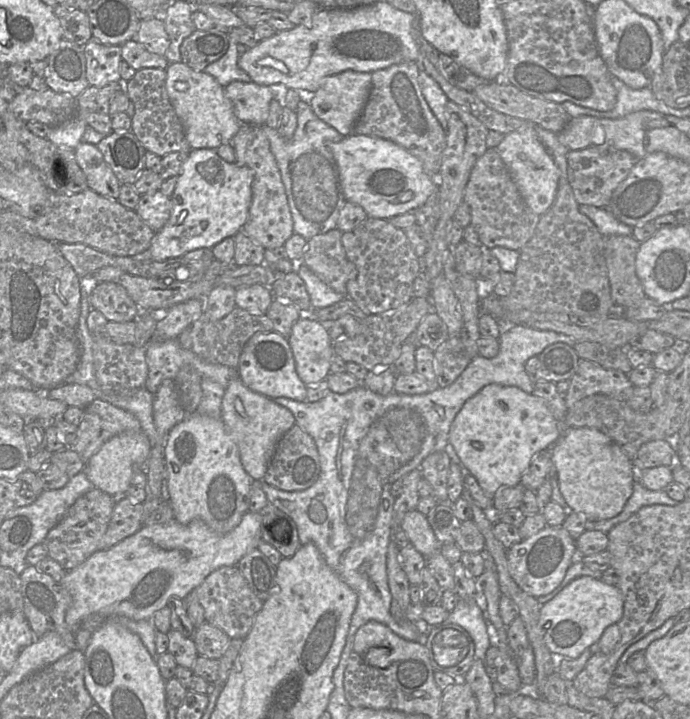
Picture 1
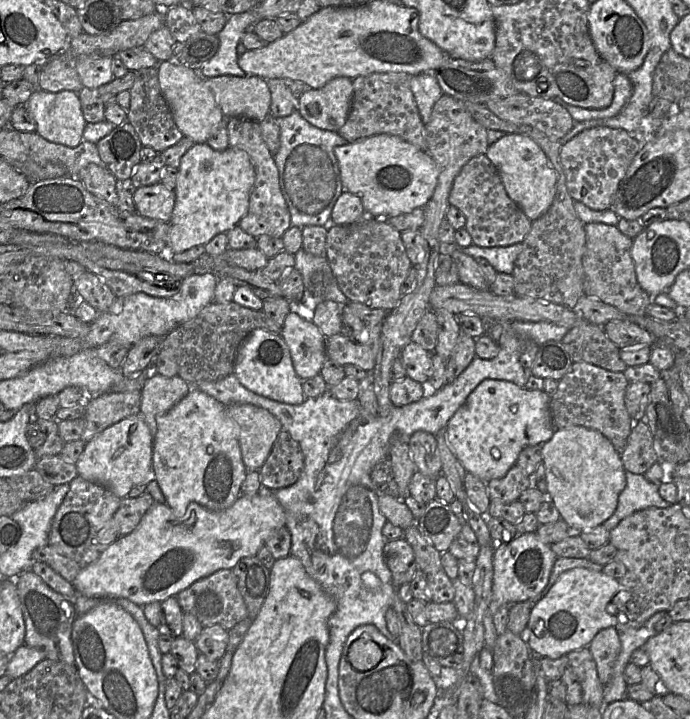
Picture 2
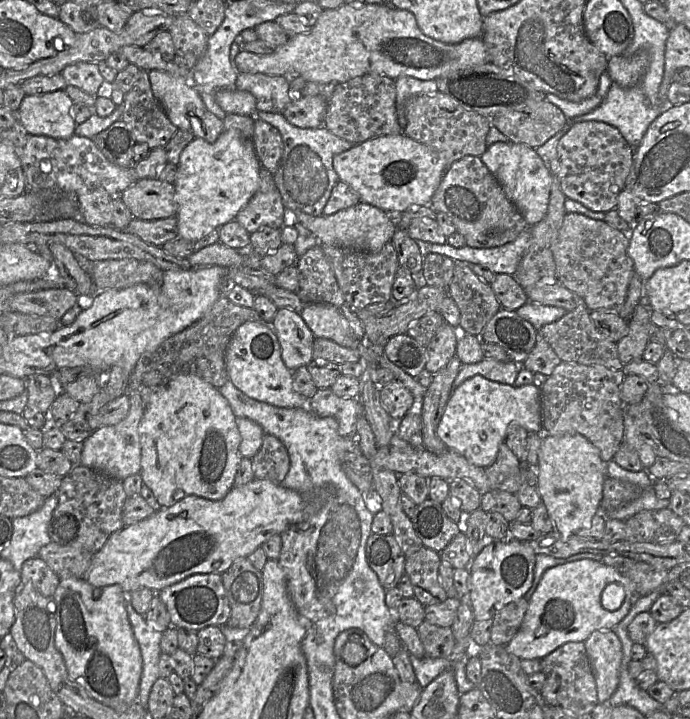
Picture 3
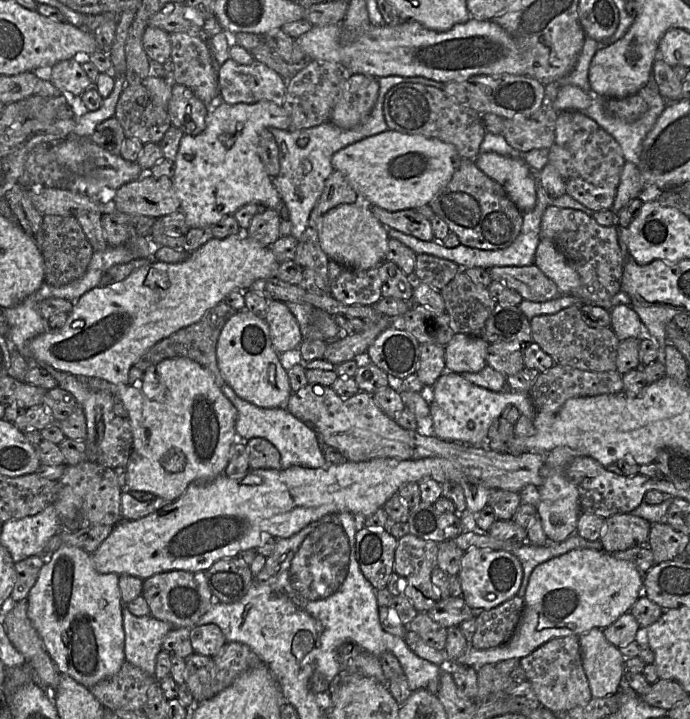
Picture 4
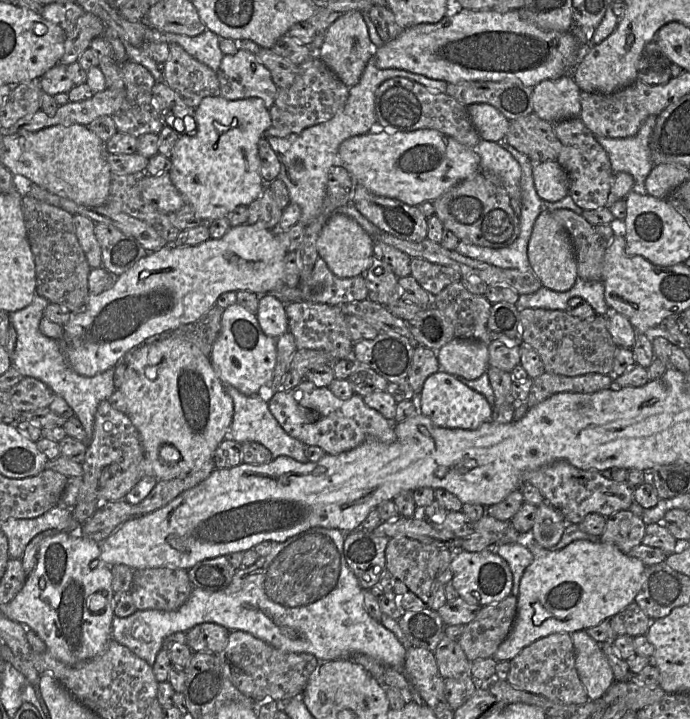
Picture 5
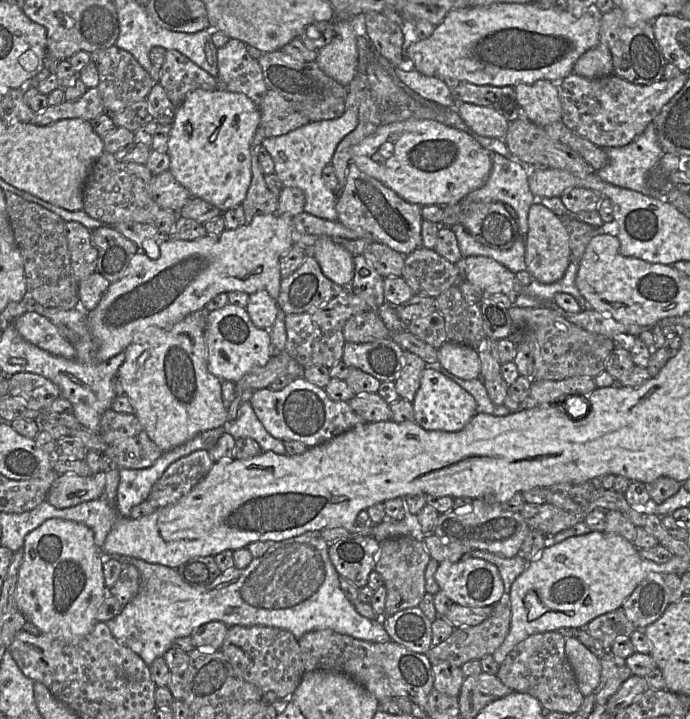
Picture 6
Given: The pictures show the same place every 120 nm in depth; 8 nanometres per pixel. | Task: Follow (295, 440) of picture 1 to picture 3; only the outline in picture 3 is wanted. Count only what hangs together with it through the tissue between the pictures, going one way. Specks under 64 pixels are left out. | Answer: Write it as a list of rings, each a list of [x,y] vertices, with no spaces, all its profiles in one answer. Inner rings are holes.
[[[265,434],[259,451],[252,458],[256,479],[270,480],[282,484],[289,469],[287,448],[277,437]]]

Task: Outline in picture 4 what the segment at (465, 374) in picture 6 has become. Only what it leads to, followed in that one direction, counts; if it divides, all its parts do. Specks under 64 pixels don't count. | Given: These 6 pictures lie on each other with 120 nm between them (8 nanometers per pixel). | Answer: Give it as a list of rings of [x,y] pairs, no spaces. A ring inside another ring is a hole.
[[[455,334],[445,346],[445,368],[457,374],[481,371],[486,365],[489,343],[480,336]]]

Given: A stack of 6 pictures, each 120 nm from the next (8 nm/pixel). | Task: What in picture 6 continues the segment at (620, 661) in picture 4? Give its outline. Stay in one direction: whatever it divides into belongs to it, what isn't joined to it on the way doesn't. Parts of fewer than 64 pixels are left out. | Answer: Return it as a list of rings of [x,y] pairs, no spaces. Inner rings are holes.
[[[566,637],[565,654],[584,696],[594,693],[601,679],[600,657],[592,653],[575,637]]]

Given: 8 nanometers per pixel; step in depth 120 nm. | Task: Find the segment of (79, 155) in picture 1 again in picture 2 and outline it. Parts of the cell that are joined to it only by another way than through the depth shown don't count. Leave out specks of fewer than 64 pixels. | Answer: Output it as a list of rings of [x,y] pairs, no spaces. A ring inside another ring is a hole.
[[[89,164],[80,171],[78,179],[94,196],[117,206],[117,179],[106,166]]]

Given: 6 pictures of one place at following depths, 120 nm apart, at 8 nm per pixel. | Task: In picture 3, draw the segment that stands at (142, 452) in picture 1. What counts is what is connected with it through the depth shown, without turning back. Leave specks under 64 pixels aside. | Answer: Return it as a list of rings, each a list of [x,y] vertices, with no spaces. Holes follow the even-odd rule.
[[[129,382],[126,395],[129,397],[128,415],[116,425],[103,426],[93,431],[83,442],[80,463],[80,465],[120,481],[131,475],[140,474],[141,470],[141,446],[138,430],[144,414],[144,402],[140,395],[140,389],[129,389]]]

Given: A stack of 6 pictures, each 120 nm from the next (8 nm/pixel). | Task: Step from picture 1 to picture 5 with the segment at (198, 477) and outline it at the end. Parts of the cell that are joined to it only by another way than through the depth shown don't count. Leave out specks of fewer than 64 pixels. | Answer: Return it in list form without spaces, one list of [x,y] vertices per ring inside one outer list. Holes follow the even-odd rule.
[[[166,338],[159,341],[144,343],[134,349],[135,351],[131,354],[131,359],[126,365],[123,383],[117,390],[121,392],[125,398],[127,404],[126,415],[129,417],[132,424],[136,427],[140,434],[144,451],[143,458],[139,463],[132,465],[128,470],[121,471],[119,474],[111,476],[110,479],[107,480],[104,486],[99,490],[99,505],[105,504],[107,501],[123,500],[127,493],[143,477],[154,477],[157,481],[171,480],[190,472],[196,465],[202,465],[207,460],[213,458],[219,444],[226,437],[229,437],[229,430],[231,427],[234,413],[234,405],[231,397],[226,391],[226,385],[218,378],[212,367],[211,358],[206,357],[195,345],[177,338]]]

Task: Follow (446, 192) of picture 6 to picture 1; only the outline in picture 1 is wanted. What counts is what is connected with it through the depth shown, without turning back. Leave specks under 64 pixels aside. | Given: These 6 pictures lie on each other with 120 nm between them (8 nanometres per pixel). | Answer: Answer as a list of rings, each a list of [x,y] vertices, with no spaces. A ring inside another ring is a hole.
[[[351,134],[344,136],[341,142],[329,144],[329,149],[338,167],[346,200],[362,207],[370,218],[389,220],[398,215],[414,212],[437,190],[435,179],[424,171],[421,161],[389,140]]]

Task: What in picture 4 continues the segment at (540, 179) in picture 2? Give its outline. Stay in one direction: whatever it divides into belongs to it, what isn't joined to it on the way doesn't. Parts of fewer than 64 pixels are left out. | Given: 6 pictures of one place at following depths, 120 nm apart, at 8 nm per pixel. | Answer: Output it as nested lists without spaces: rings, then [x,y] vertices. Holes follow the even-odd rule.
[[[488,152],[479,154],[473,161],[485,175],[504,188],[522,213],[535,207],[537,174],[533,175],[523,158],[505,157]]]

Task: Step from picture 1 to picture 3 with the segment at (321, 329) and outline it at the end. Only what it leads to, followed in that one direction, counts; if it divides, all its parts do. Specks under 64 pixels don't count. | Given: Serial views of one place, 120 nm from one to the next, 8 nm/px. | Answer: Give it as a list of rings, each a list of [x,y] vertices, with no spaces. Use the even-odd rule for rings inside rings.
[[[280,308],[270,326],[278,338],[281,358],[292,373],[313,361],[315,336],[299,314],[289,308]]]

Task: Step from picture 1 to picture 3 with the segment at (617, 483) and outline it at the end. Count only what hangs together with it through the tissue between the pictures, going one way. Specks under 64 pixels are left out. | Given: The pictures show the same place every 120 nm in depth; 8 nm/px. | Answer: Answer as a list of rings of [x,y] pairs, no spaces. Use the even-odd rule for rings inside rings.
[[[544,436],[538,454],[537,490],[554,529],[561,536],[576,535],[580,529],[588,526],[595,514],[599,513],[603,483],[607,475],[607,462],[601,459],[599,450],[584,436]]]

